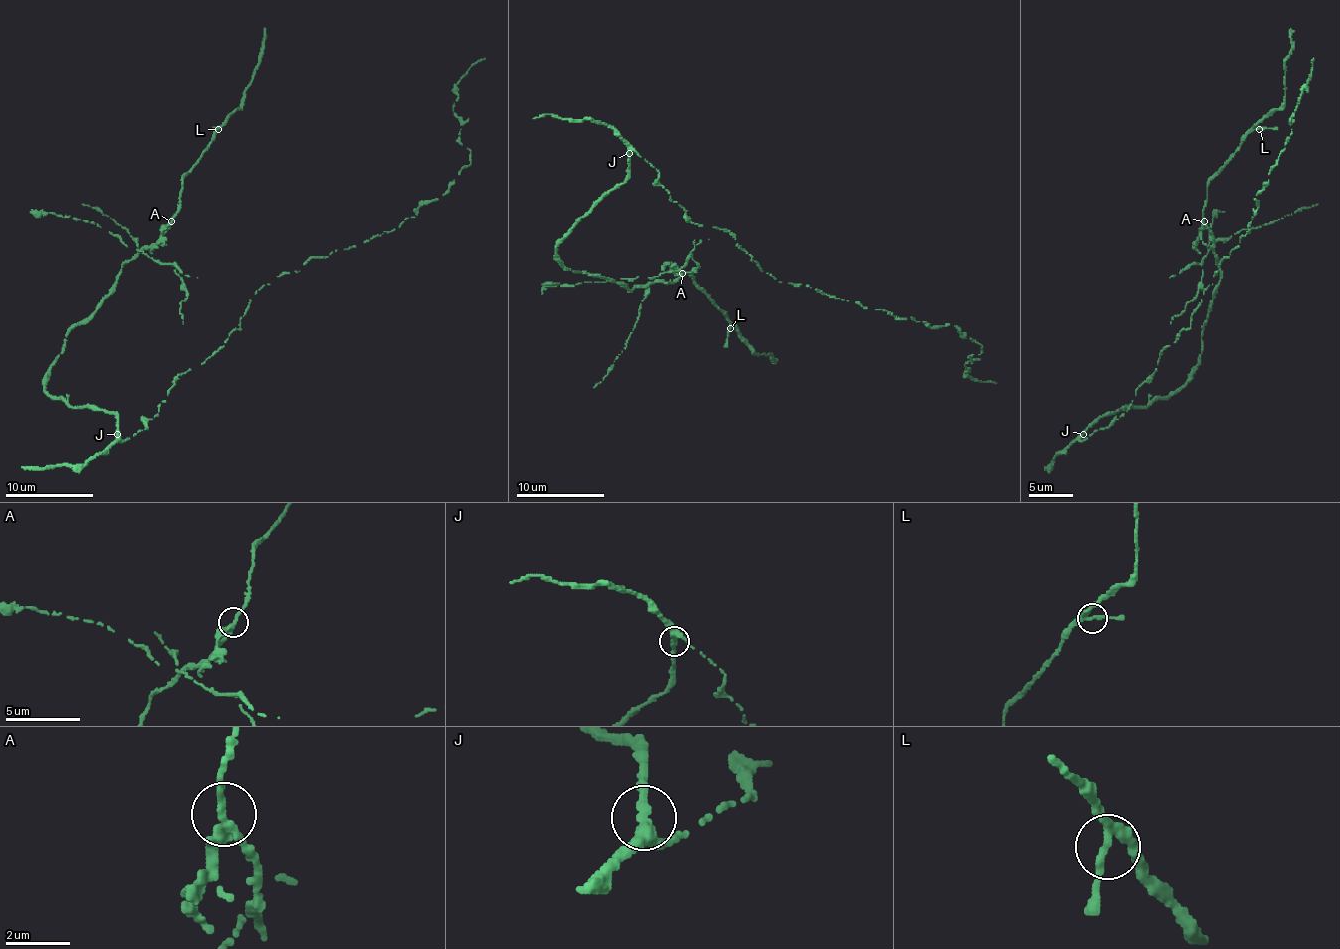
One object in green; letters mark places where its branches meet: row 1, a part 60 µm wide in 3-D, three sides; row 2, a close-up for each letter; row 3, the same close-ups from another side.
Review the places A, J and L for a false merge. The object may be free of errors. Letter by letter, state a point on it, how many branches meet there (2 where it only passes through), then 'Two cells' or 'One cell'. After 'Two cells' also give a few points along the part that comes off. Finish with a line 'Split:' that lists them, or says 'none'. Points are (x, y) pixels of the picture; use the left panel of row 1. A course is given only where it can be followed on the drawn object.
A: Place: (171, 221). Branches: 3. Two cells. Course of the part to remove: (170, 221), (150, 258), (137, 249), (126, 230), (98, 208), (82, 203)
J: Place: (117, 434). Branches: 3. One cell
L: Place: (218, 129). Branches: 3. One cell
Split: A

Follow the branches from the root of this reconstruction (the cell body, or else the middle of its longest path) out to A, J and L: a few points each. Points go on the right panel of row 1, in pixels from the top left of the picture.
A: (1114, 421), (1081, 440), (1101, 416), (1173, 394), (1197, 364), (1219, 282), (1204, 221)
J: (1114, 421), (1081, 440), (1083, 434)
L: (1114, 421), (1081, 440), (1101, 416), (1173, 394), (1197, 364), (1219, 282), (1202, 212), (1206, 184), (1259, 129)

